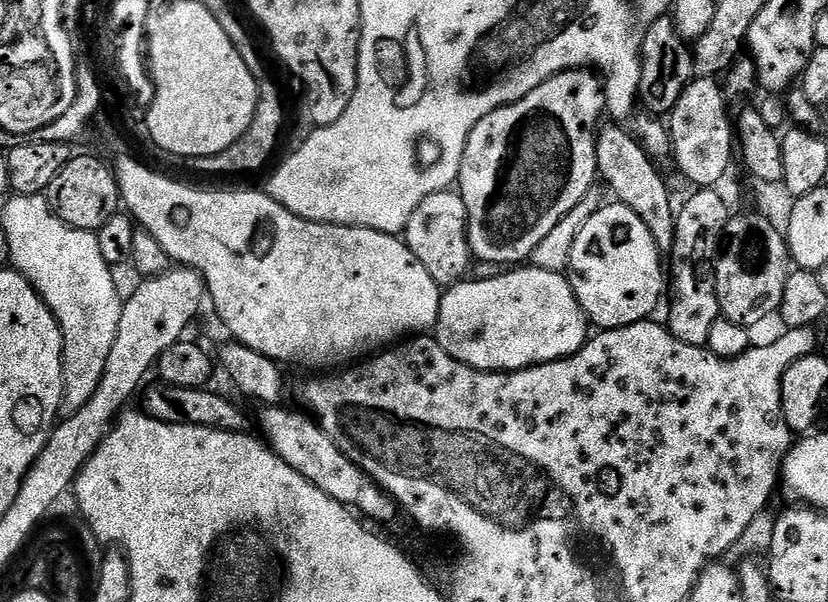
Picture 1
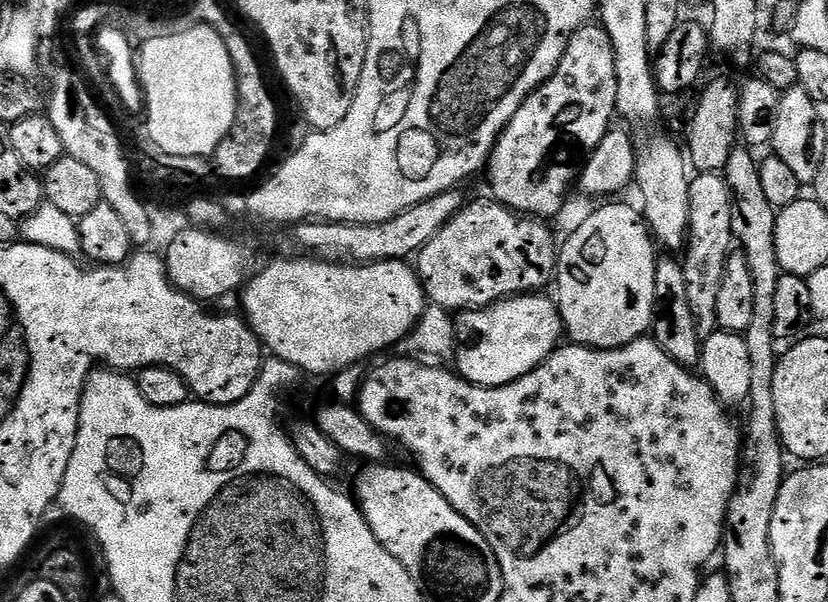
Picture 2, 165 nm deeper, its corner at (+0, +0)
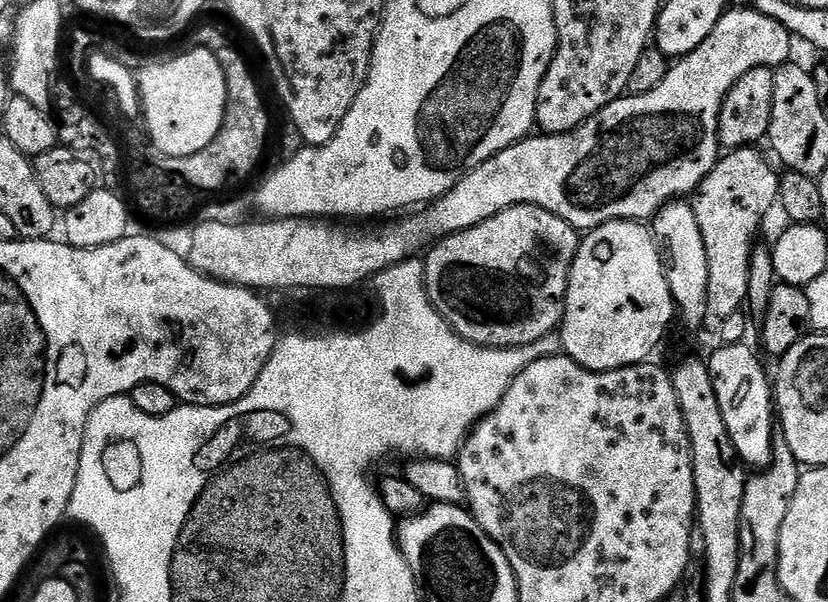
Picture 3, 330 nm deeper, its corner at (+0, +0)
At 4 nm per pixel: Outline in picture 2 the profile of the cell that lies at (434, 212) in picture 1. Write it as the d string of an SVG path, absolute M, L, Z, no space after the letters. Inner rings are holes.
M487 199L465 203L460 212L442 226L442 230L426 242L414 260L414 268L427 299L435 307L447 308L453 314L485 308L510 296L539 293L547 284L549 287L553 283L556 275L558 240L552 237L553 229L548 229L543 219L517 214L511 208L496 203L495 199Z

